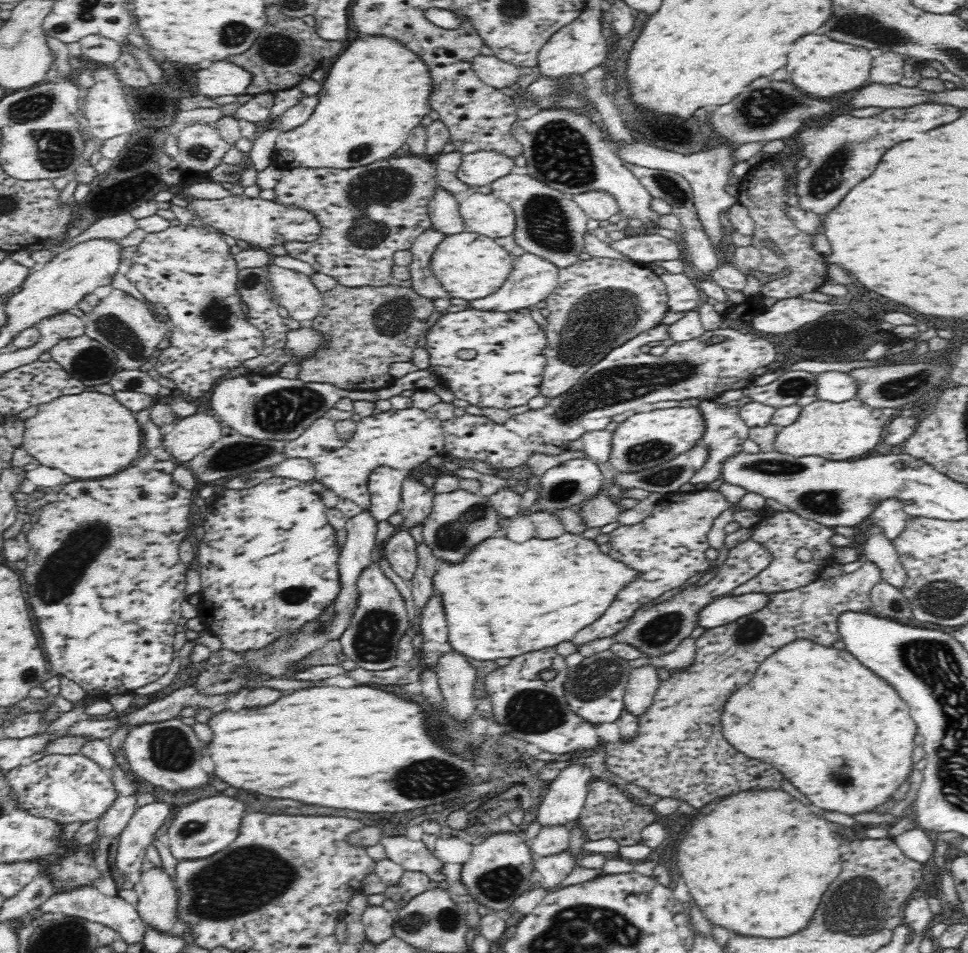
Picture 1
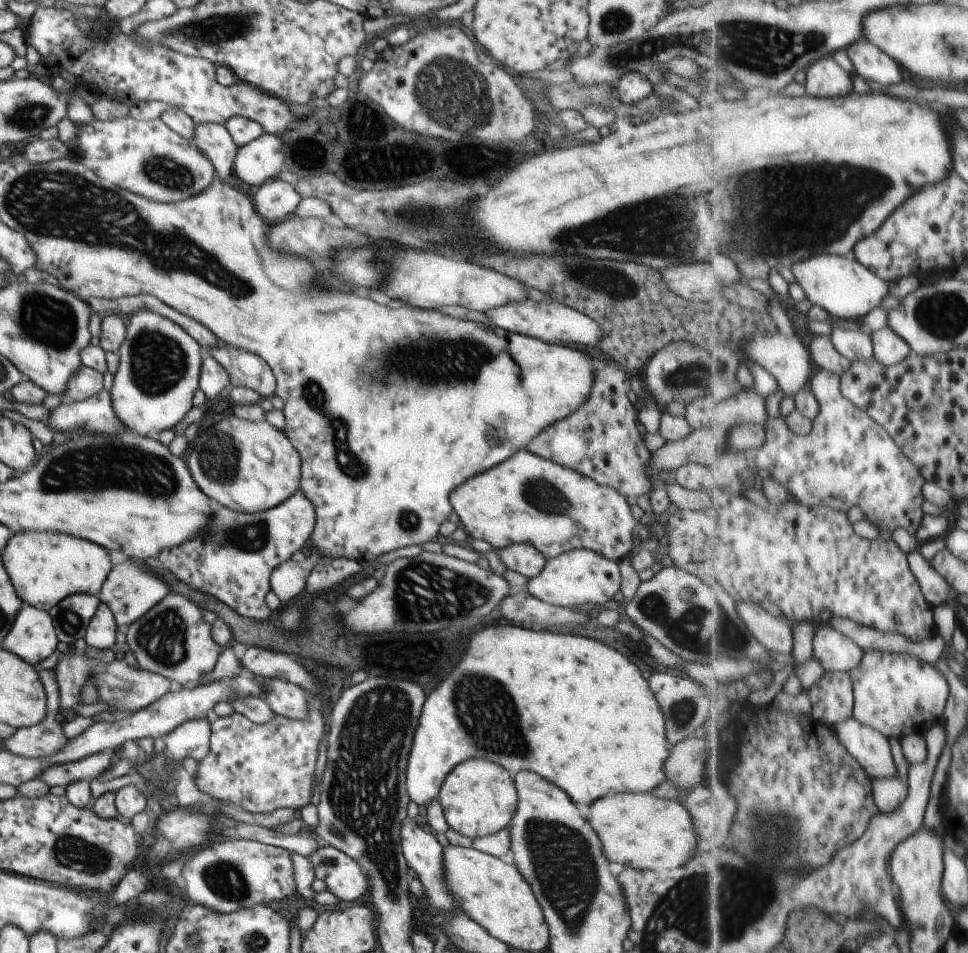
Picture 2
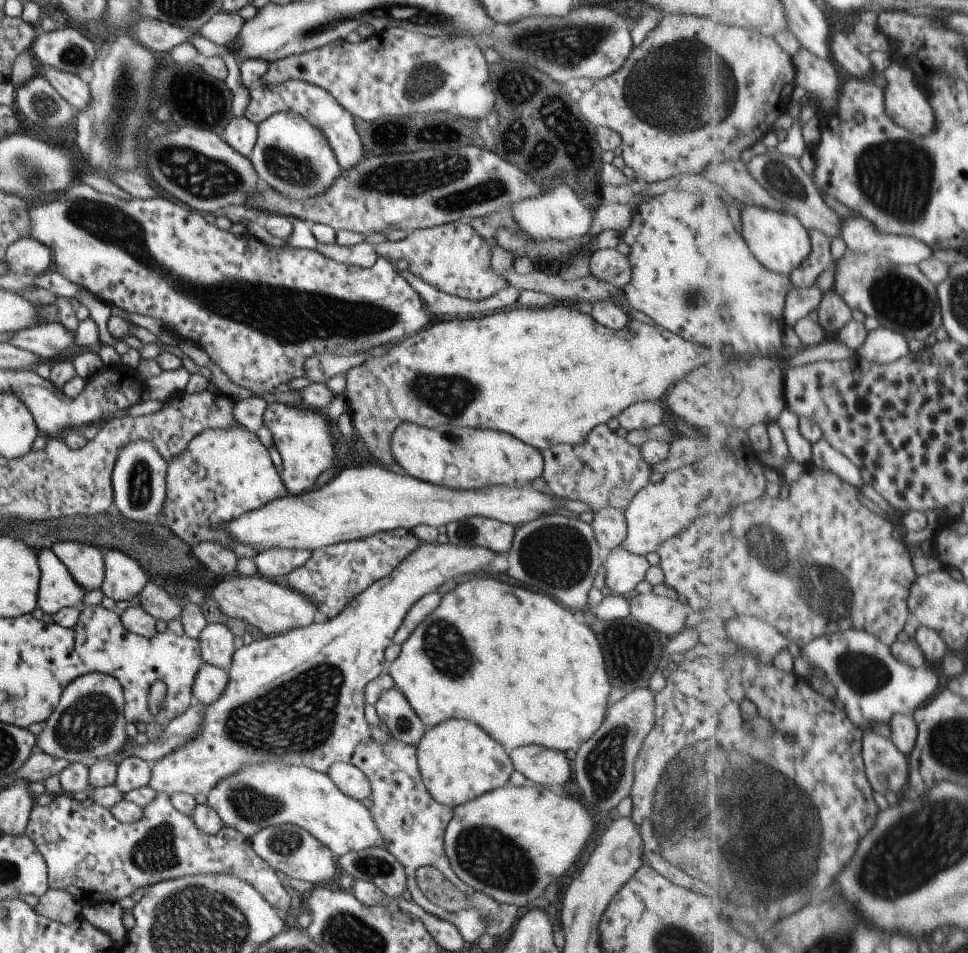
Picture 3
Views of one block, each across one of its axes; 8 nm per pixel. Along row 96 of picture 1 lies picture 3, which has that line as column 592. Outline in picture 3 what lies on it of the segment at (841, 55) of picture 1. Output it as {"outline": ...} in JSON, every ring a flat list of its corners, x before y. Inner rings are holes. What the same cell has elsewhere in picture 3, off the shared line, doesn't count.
{"outline":[[507,782,451,808,452,815,443,833,445,856,457,880,471,890,482,892,497,902,511,903,517,908,526,907,527,902,541,898,549,883,557,881,559,884,560,878,585,848,585,842,590,842,592,812,581,803,566,798,561,790,545,788,533,782,526,782,521,787]]}

